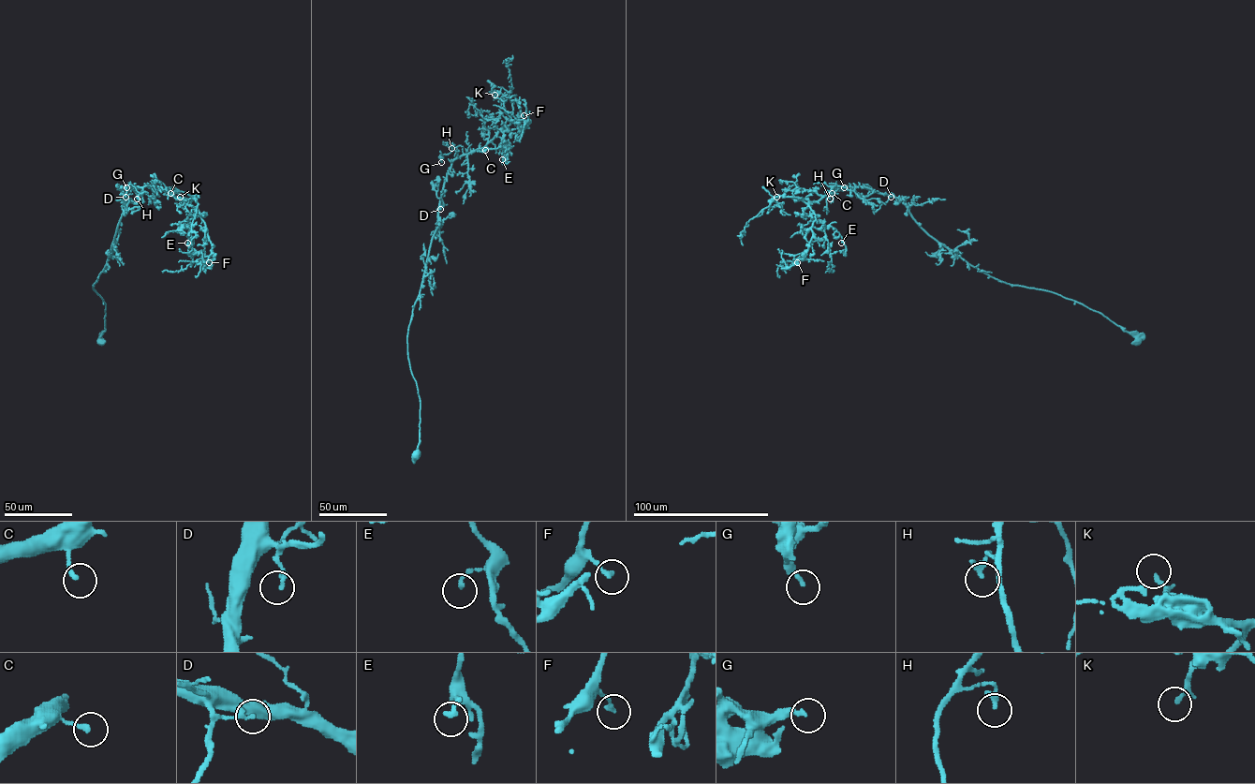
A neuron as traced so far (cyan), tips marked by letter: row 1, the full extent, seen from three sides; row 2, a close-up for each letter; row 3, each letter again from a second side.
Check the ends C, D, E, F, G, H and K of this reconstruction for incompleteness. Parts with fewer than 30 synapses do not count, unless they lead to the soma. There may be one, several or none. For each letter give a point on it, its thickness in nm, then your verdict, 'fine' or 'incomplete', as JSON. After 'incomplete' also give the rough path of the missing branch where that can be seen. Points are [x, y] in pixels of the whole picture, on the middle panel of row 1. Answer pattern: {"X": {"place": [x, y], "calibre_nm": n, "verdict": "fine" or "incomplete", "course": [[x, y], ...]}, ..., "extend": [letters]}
{"C": {"place": [485, 150], "calibre_nm": 220, "verdict": "fine"}, "D": {"place": [440, 209], "calibre_nm": 190, "verdict": "fine"}, "E": {"place": [502, 159], "calibre_nm": 200, "verdict": "fine"}, "F": {"place": [524, 115], "calibre_nm": 200, "verdict": "fine"}, "G": {"place": [441, 162], "calibre_nm": 240, "verdict": "fine"}, "H": {"place": [451, 148], "calibre_nm": 240, "verdict": "fine"}, "K": {"place": [494, 95], "calibre_nm": 200, "verdict": "fine"}, "extend": []}

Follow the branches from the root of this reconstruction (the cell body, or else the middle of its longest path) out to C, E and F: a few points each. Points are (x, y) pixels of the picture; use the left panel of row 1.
C: (100, 341), (106, 304), (93, 286), (106, 264), (124, 212), (124, 197), (130, 186), (147, 185), (170, 193)
E: (100, 341), (106, 304), (93, 286), (128, 188), (156, 185), (189, 203), (187, 243)
F: (100, 341), (106, 304), (93, 286), (130, 186), (156, 185), (189, 203), (213, 246), (209, 262)

